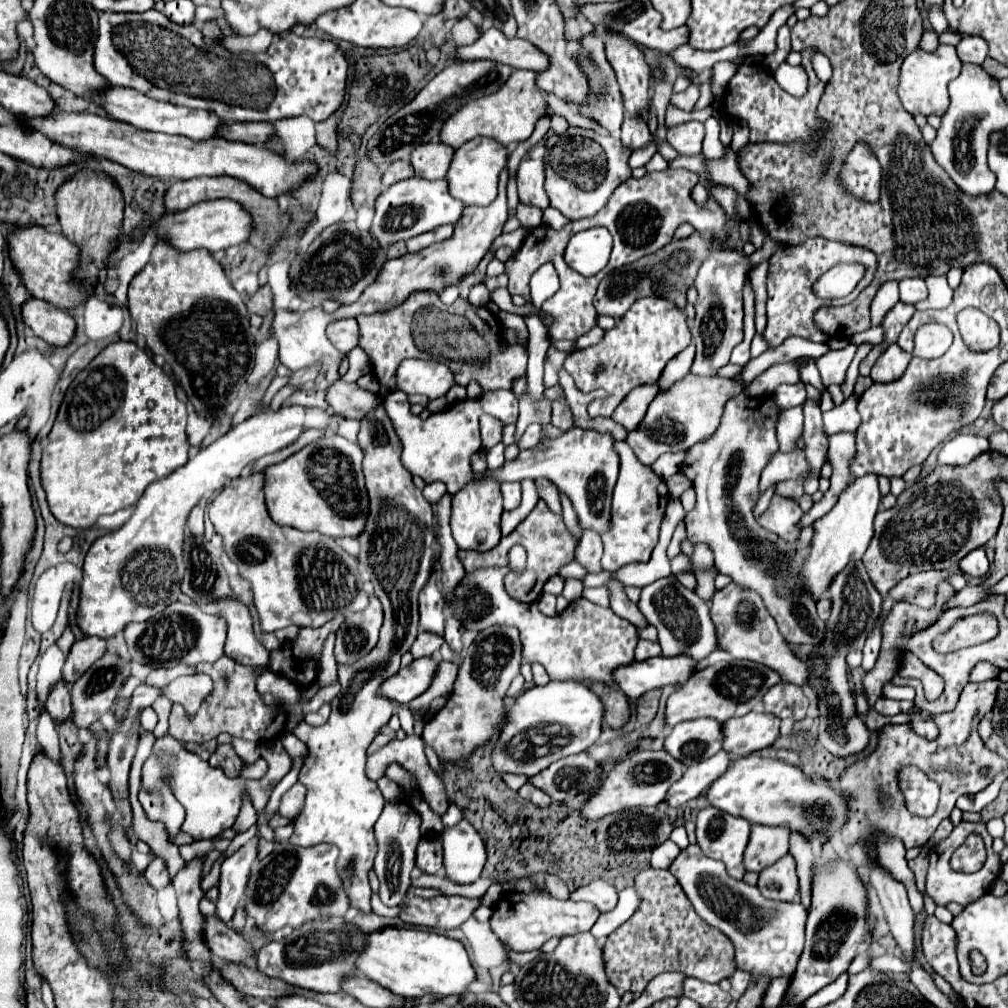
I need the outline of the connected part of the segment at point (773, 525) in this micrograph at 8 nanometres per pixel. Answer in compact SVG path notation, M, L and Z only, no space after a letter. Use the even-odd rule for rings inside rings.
M774 495L767 511L757 521L764 529L782 535L782 539L786 539L788 543L796 543L800 537L798 521L802 519L802 515L804 513L796 501Z

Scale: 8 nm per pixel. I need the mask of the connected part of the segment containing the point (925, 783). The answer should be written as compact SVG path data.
M904 767L898 775L900 791L906 797L906 807L918 817L930 817L938 807L939 785L916 767Z

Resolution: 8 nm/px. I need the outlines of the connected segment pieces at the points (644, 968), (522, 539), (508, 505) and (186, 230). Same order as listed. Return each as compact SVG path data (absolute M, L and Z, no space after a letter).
M662 869L640 871L634 879L634 889L640 895L638 909L626 923L622 923L614 933L608 935L604 945L606 977L620 993L630 991L634 995L640 995L646 983L664 971L678 971L684 973L686 977L696 977L708 983L718 983L720 979L726 979L734 973L734 947L730 939L698 917L692 903L686 899L682 887L674 879L674 875L670 875L670 871Z
M538 501L536 507L530 511L530 515L508 535L508 537L502 537L500 543L490 549L490 551L458 551L458 557L462 559L466 571L472 571L476 567L484 567L484 565L508 565L508 551L514 547L514 545L522 545L526 549L526 555L528 555L528 561L526 561L526 569L522 573L516 573L516 571L510 571L506 575L506 591L518 599L518 601L524 601L524 603L534 603L540 593L542 593L542 585L558 573L558 567L570 563L574 559L574 547L576 547L576 535L564 525L562 521L562 515L550 511L546 507L544 501Z
M502 483L502 495L504 495L504 509L516 509L520 505L522 489L520 483Z
M214 199L206 203L198 203L186 211L178 211L174 215L166 215L158 225L158 237L168 239L176 249L188 251L188 249L208 249L208 251L220 251L220 249L230 249L234 245L242 245L250 239L254 233L254 217L250 211L246 211L240 203L232 199Z

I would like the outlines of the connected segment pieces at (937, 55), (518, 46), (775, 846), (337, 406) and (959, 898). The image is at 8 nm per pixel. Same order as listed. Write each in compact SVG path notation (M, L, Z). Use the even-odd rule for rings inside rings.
M938 45L934 53L924 53L916 49L912 55L906 57L906 61L900 67L900 77L898 77L898 97L902 107L910 115L938 115L948 109L948 83L960 75L960 59L956 55L956 49L950 45Z
M496 27L482 31L480 39L468 47L458 47L458 59L474 61L474 59L492 59L512 69L532 69L546 71L550 67L550 59L542 53L534 43L514 37L508 39Z
M752 825L750 841L744 851L744 869L760 873L788 853L790 833L784 827Z
M340 379L326 389L326 401L338 415L364 419L382 403L382 397L378 393L360 389L356 383L344 383Z
M962 821L956 829L954 829L954 833L950 833L950 837L946 839L946 841L942 841L938 847L934 847L934 851L932 851L932 857L930 857L930 869L928 869L928 877L926 877L926 893L938 903L938 905L946 905L946 903L950 903L950 901L956 901L956 903L960 903L960 905L966 905L966 903L972 903L974 899L978 899L978 897L982 897L990 887L992 887L992 883L998 879L998 875L1000 875L1000 857L998 857L998 853L994 853L992 851L992 837L986 833L986 827L982 825L982 823L966 823L966 821ZM970 833L978 833L982 839L984 839L984 845L986 845L986 851L988 851L988 859L986 859L986 863L984 863L984 867L980 869L980 871L976 871L976 873L956 873L952 867L950 867L950 857L952 857L952 853L966 841L966 837L970 835Z

